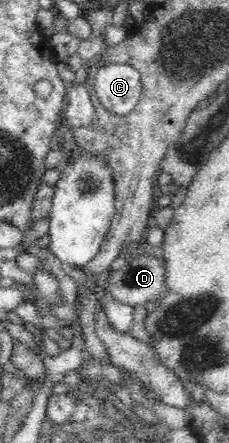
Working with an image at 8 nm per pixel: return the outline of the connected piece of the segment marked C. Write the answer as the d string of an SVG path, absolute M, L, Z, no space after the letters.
M129 64L103 65L93 88L105 109L122 117L135 110L143 92L139 70Z

